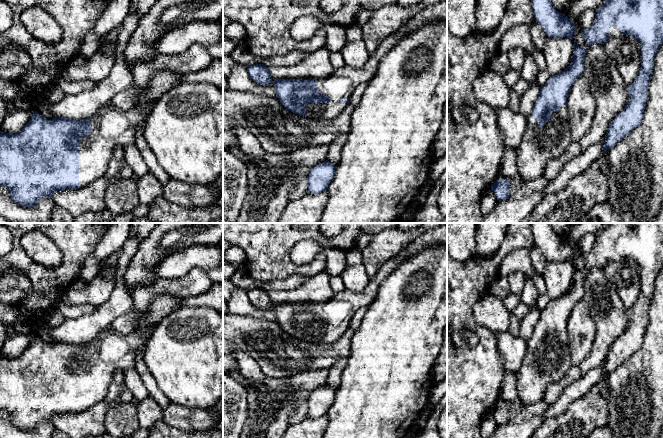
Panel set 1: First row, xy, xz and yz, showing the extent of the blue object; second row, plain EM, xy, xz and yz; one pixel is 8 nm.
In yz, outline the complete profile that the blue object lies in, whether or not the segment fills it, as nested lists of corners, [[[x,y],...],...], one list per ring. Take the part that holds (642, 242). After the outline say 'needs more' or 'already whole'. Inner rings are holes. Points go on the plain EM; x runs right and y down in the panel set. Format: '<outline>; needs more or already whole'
[[[607,223],[595,234],[596,241],[588,253],[582,253],[586,269],[604,269],[609,261],[632,259],[641,267],[641,291],[635,305],[627,310],[629,326],[612,344],[605,359],[604,375],[613,372],[634,352],[641,348],[648,324],[648,309],[654,293],[654,281],[663,268],[663,223]]]; needs more

